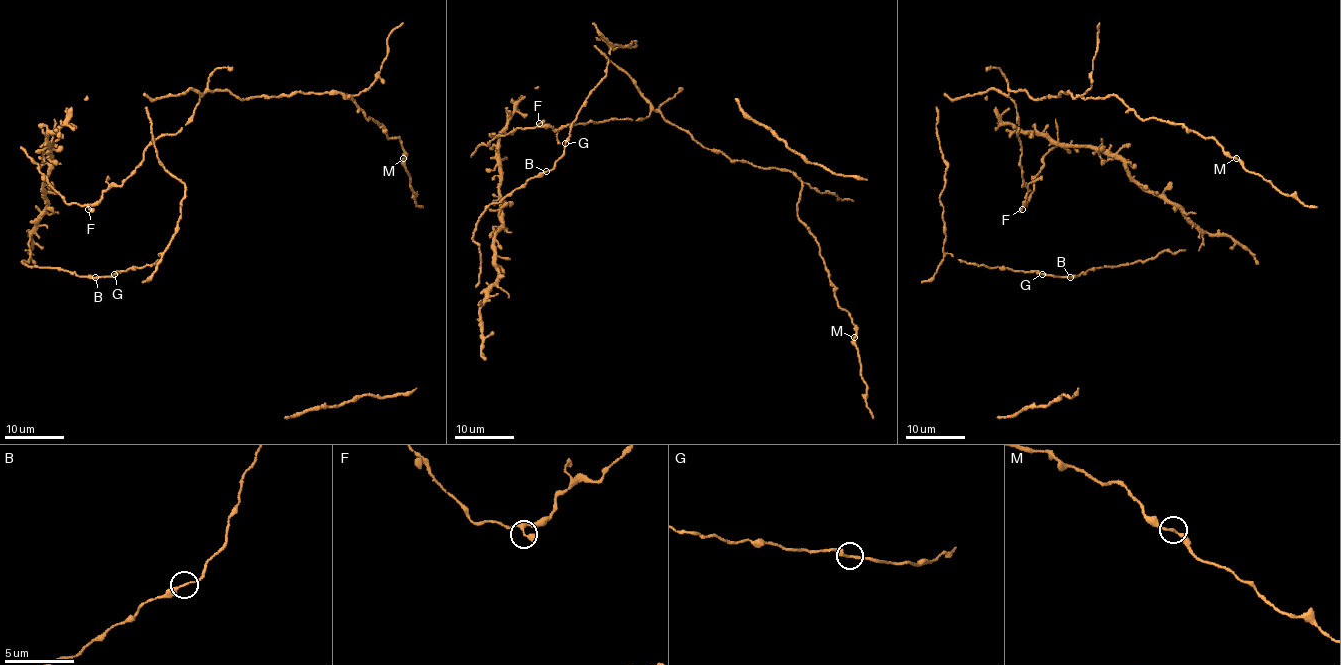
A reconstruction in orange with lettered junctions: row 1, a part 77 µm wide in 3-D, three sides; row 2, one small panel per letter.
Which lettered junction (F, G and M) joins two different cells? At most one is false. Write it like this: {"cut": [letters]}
{"cut": []}

